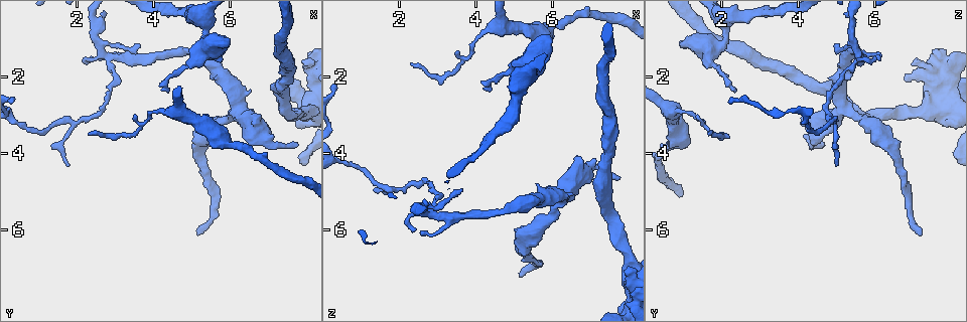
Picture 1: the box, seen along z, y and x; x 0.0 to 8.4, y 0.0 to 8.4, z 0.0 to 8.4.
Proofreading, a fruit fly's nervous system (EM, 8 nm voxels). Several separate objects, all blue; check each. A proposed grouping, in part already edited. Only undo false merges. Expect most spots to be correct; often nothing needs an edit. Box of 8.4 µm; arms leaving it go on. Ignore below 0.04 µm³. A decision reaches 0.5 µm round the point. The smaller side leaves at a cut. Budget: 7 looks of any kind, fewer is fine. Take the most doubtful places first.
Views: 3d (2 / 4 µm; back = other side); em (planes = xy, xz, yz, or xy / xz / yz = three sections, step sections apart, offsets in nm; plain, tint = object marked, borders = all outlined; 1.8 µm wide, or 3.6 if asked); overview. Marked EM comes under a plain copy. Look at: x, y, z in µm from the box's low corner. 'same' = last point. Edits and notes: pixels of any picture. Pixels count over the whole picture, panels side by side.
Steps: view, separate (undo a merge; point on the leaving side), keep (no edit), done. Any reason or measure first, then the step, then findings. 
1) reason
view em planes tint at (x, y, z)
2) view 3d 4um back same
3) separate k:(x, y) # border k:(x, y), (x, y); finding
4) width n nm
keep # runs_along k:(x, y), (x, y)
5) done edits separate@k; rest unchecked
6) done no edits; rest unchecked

branch point
view em xy step 16 tint at (2.90, 1.50, 5.55)

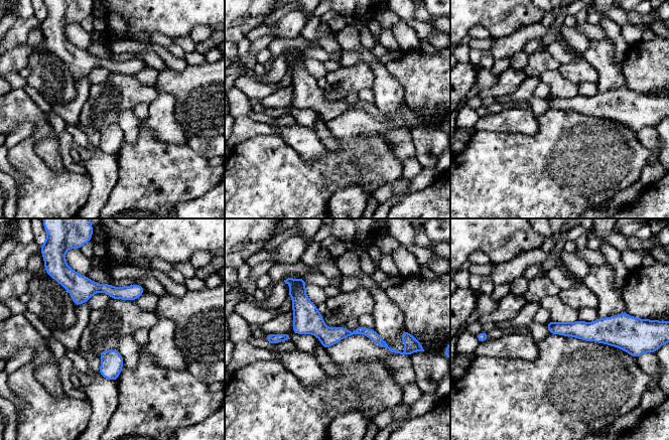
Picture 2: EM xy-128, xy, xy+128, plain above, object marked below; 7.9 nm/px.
view em planes borders same

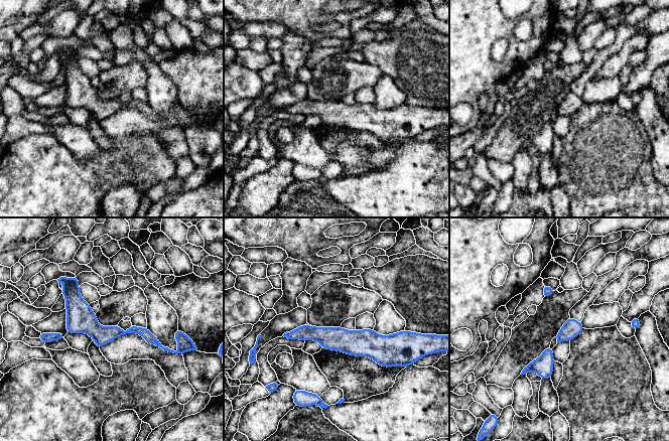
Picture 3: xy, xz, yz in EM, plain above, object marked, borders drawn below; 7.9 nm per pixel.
keep # runs_along 3:(288, 334), (397, 335); continuous, no second neuron

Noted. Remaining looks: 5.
thick turns thin
view em planes tint at (6.25, 2.90, 5.15)

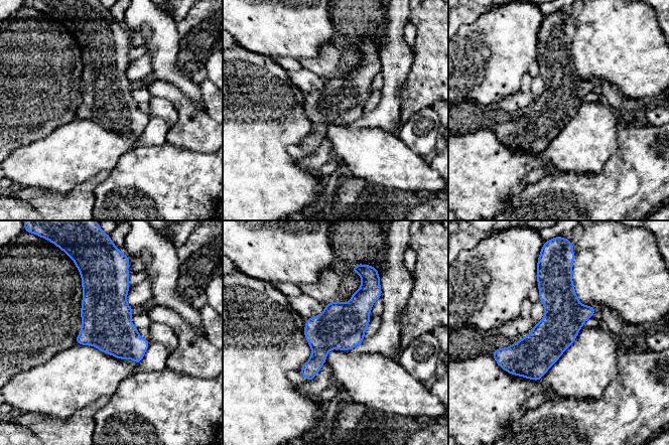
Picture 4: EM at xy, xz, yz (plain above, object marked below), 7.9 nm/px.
keep # one neuron here

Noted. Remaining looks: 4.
calibre changes
view 3d 2um at (5.90, 3.75, 0.75)

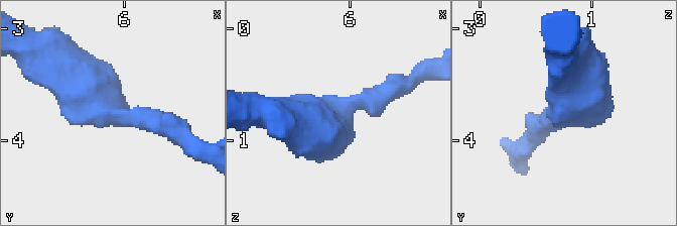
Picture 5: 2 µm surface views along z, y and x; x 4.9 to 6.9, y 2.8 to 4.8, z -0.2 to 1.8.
arm_widths 180, 340 nm; now the EM
view em xy step 4 tint at (5.92, 3.78, 0.74)

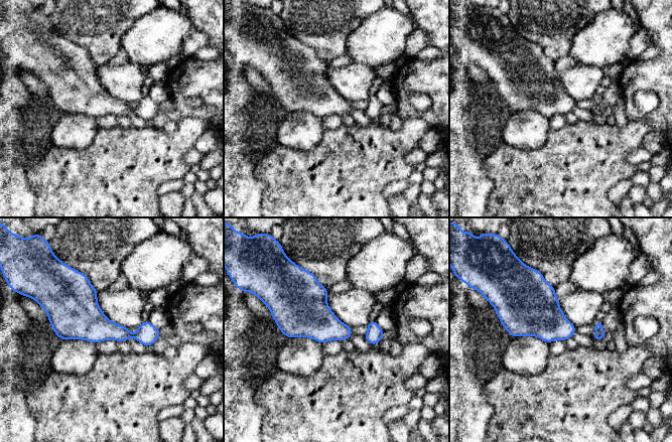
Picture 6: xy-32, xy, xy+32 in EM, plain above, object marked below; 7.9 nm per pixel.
another direction
view em planes tint same

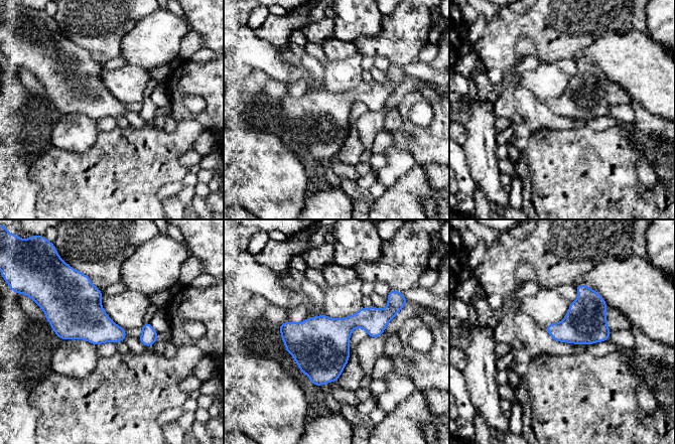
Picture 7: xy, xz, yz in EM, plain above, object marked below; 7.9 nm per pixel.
width 280 nm
keep # continuous, no second neuron

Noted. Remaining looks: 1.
done no edits; rest unchecked

